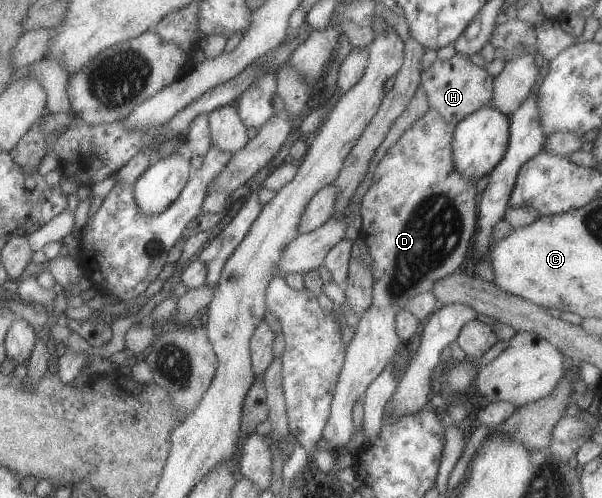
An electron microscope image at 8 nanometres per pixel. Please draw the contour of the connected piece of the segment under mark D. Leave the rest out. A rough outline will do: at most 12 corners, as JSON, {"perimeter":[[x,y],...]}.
{"perimeter":[[435,109],[363,194],[371,304],[345,349],[322,437],[397,352],[402,304],[461,266],[475,184]]}

